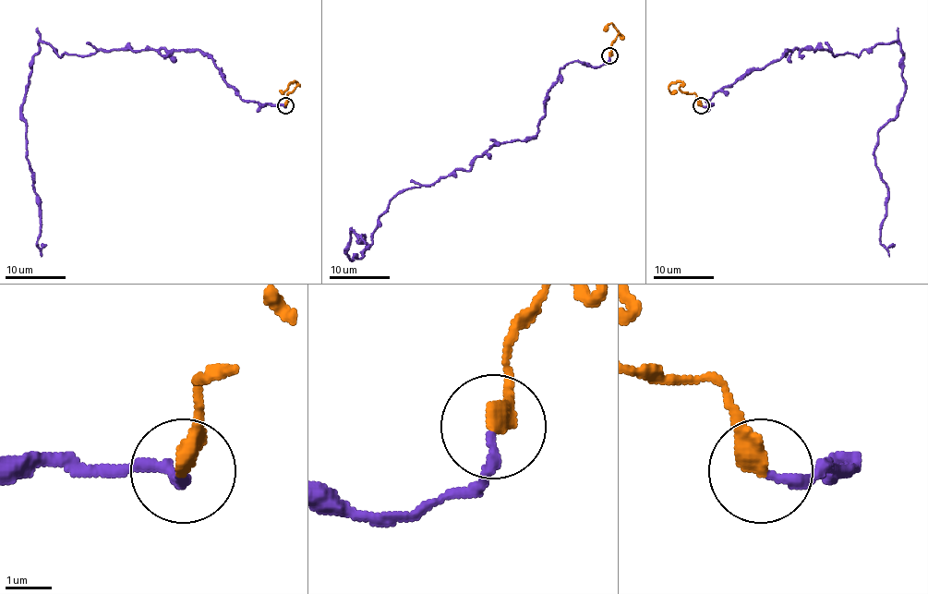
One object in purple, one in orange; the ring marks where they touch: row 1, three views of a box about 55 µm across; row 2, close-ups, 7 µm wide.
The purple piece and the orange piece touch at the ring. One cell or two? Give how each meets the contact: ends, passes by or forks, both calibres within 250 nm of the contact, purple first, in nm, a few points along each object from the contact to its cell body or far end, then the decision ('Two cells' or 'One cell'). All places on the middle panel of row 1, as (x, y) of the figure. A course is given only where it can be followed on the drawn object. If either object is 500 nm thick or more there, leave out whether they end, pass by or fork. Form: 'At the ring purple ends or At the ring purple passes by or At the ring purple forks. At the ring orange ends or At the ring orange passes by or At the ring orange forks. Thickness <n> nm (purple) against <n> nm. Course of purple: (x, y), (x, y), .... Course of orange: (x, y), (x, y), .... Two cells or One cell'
At the ring purple ends. At the ring orange ends. Thickness 220 nm (purple) against 440 nm. Course of purple: (609, 55), (560, 69), (537, 132), (402, 189), (363, 256), (346, 255), (350, 229), (368, 248). Course of orange: (609, 55), (611, 42), (619, 34), (621, 36), (619, 36), (613, 24), (605, 31). One cell

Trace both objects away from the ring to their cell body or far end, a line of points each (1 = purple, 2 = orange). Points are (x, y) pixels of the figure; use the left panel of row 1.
1: (285, 105), (242, 100), (198, 50), (59, 55), (40, 42), (22, 113), (40, 219), (37, 243), (44, 245)
2: (285, 105), (287, 93), (297, 84), (295, 81), (284, 92), (281, 90)

